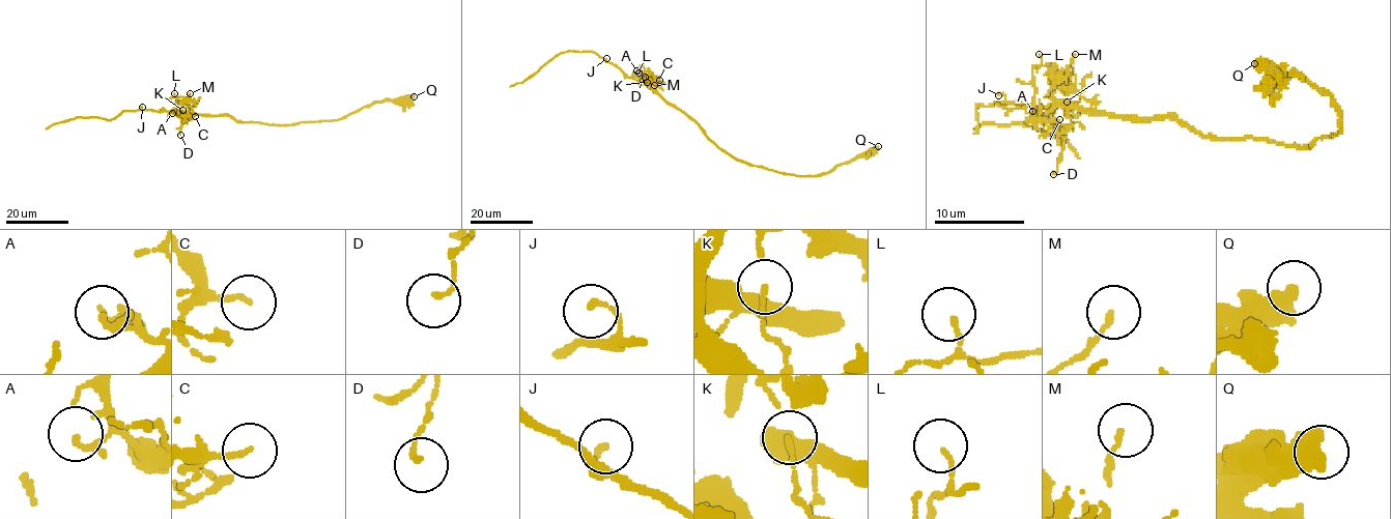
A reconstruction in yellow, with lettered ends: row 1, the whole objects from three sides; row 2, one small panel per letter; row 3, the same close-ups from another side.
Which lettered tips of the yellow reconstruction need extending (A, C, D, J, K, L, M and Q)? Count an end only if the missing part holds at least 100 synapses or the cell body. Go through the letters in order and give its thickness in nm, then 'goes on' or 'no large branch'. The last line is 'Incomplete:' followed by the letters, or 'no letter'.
A: 180 nm | no large branch
C: 120 nm | no large branch
D: 120 nm | no large branch
J: 140 nm | no large branch
K: 90 nm | no large branch
L: 80 nm | no large branch
M: 120 nm | no large branch
Q: 650 nm | no large branch
Incomplete: no letter

